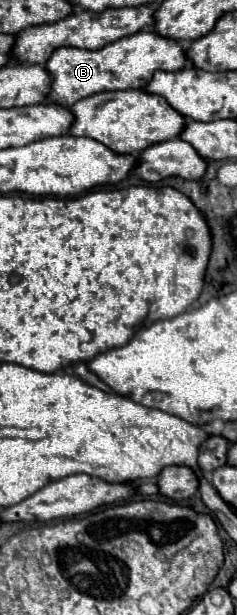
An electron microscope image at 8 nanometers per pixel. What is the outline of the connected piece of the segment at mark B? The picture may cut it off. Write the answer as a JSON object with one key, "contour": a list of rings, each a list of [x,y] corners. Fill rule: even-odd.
{"contour":[[[142,30],[100,50],[80,50],[80,48],[58,48],[50,56],[46,70],[52,76],[50,100],[66,108],[74,106],[78,100],[104,90],[128,90],[144,88],[156,70],[182,70],[186,66],[186,50],[174,38],[158,36],[154,30]]]}

